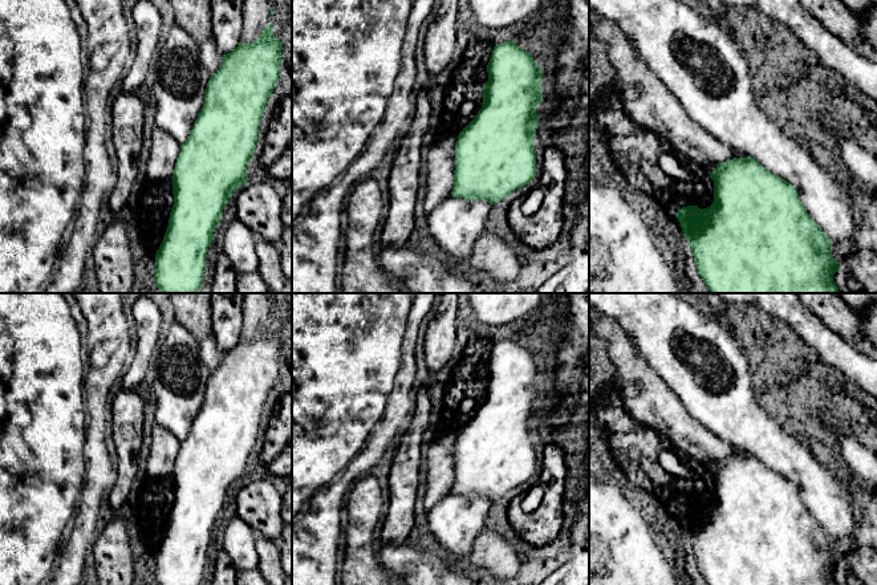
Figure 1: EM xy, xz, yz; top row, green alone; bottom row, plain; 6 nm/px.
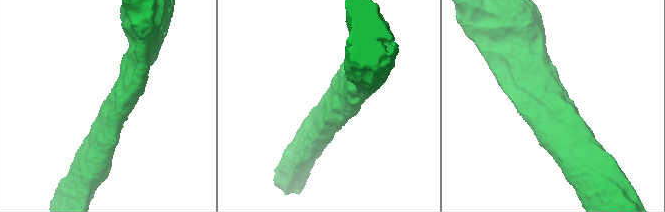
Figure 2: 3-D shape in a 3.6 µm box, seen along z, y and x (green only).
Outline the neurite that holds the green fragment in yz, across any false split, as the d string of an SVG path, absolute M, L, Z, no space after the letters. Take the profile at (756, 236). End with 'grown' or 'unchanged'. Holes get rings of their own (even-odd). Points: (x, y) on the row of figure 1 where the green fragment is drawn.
M734 158L716 164L710 172L714 202L701 210L687 206L675 212L689 241L698 275L711 293L837 293L833 275L840 271L831 253L831 239L809 216L796 188L767 171L755 158Z; unchanged

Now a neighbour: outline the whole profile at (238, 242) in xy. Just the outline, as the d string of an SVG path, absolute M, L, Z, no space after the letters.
M237 218L230 222L220 235L220 251L230 259L237 273L253 273L259 269L255 249L257 236Z

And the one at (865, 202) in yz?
M795 131L793 134L809 151L812 158L828 171L836 182L849 190L853 206L861 214L864 224L877 232L877 194L862 186L845 168L836 164L833 159L835 149L820 143L815 138L804 137L800 131Z

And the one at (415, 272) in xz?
M411 241L381 249L379 263L406 293L475 293L476 273L421 252Z

